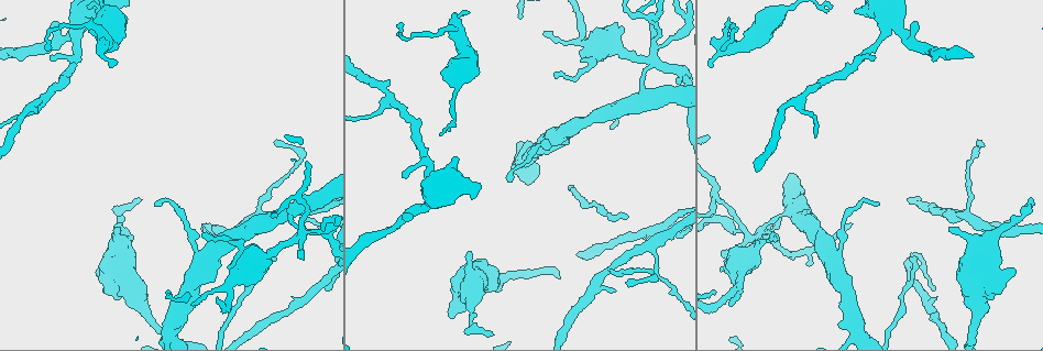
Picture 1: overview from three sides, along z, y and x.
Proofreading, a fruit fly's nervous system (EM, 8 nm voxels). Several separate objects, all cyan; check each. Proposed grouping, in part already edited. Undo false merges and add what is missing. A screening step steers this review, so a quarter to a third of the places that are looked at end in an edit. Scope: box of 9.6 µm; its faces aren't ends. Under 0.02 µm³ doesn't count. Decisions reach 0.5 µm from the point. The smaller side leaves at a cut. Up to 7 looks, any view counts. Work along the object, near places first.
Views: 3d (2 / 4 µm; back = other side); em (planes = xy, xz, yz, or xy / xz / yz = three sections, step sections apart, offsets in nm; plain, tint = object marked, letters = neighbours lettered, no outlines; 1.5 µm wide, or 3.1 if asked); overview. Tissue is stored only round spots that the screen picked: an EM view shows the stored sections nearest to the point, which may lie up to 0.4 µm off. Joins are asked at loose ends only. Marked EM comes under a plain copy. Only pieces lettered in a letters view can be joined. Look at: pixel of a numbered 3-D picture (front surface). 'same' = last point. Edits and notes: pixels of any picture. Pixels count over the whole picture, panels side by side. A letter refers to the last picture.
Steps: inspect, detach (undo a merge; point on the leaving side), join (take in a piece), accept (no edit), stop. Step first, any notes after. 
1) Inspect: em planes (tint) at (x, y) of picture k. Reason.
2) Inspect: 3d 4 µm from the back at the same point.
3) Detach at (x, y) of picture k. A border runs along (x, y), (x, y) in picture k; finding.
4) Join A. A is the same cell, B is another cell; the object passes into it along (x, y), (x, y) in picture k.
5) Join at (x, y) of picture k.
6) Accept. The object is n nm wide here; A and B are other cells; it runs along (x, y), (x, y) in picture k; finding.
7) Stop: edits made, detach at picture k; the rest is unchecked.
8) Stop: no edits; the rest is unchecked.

Inspect: 3d 2 µm at (297, 238) of picture 1. Abrupt turn.

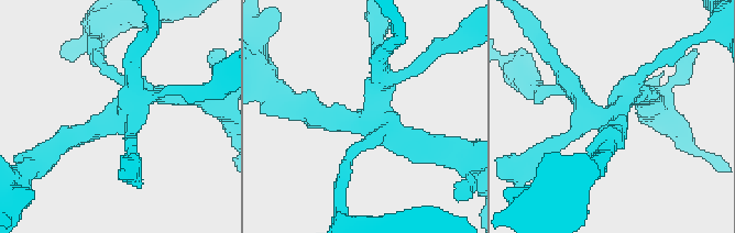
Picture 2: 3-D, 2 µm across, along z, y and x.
Inspect: em planes (letters) at (119, 118) of picture 2.

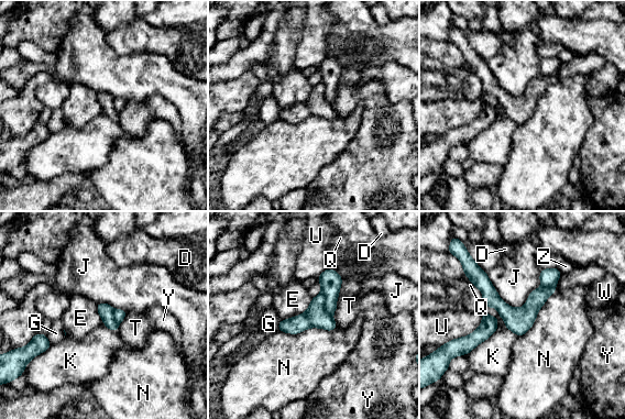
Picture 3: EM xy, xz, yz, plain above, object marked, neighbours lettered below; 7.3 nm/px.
Detach at (316, 316) of picture 3. The longest contact is with N, 440 nm; D, E, G, J, K, N, Q, T, U, W, Y and Z are other cells; two neurons meet here.

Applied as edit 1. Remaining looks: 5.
Inspect: overview. Redraw.

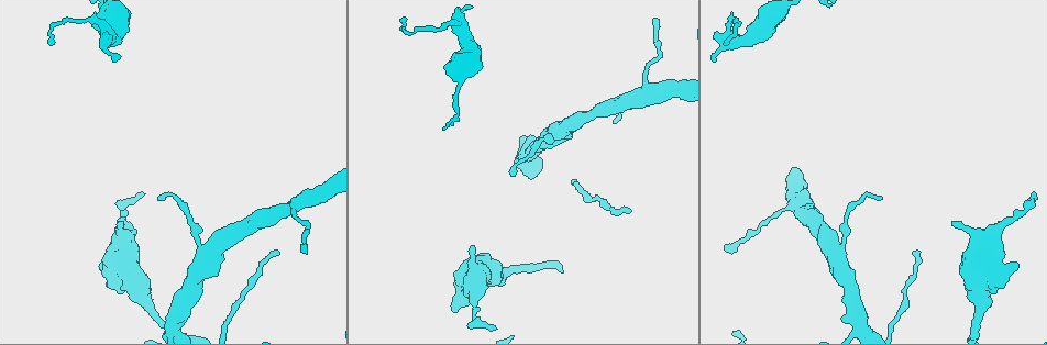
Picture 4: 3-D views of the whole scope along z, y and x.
Inspect: em xy step 4 (letters) at (403, 17) of picture 4. Branch stops here.

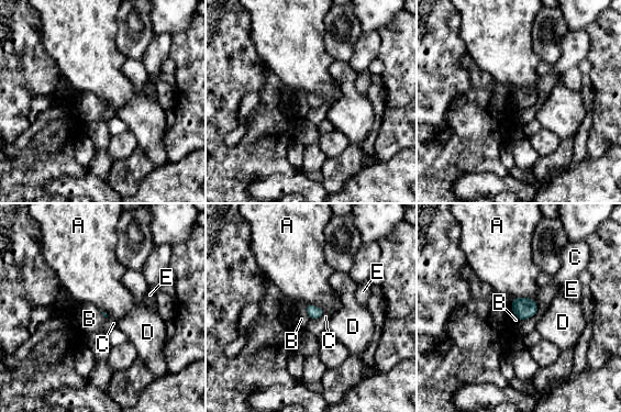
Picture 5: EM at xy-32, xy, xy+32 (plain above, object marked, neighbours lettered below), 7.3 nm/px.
Accept. A, B, C, D and E are other cells; a border runs along (512, 298), (531, 298), (535, 302) in picture 5; no lettered piece goes on from it.

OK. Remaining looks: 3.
Stop: edits made, detach at picture 3; the rest is unchecked.

